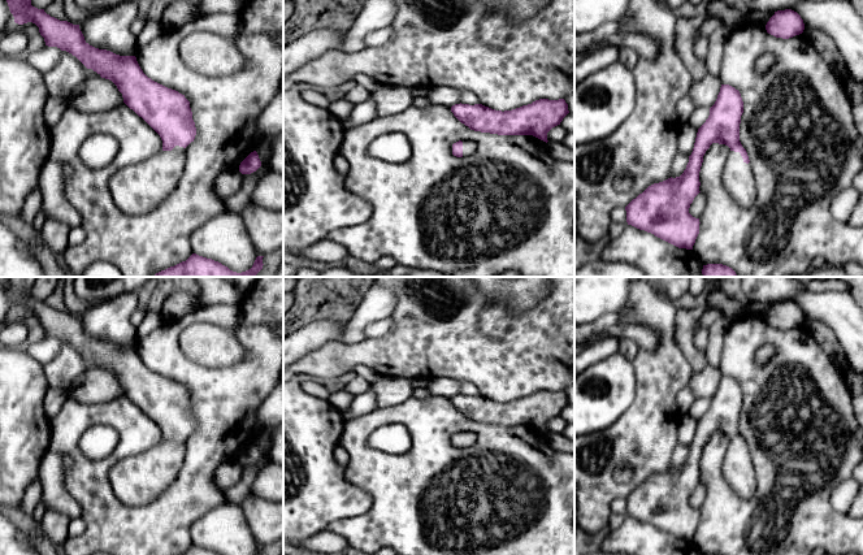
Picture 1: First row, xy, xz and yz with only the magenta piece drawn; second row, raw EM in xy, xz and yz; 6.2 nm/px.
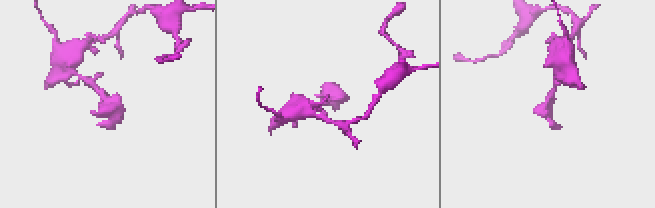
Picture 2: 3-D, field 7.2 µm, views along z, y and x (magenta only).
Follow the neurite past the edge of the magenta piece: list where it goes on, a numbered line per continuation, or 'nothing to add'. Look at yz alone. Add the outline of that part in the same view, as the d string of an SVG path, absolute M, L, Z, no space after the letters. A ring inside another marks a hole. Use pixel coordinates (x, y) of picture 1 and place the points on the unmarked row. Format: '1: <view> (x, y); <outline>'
1: yz (738, 471); M730 442L723 467L728 485L742 498L751 498L756 491L755 469L751 455L746 455L740 443Z

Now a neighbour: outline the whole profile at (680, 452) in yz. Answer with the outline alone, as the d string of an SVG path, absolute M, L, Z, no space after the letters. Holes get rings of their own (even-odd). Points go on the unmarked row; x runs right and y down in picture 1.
M677 443L677 446L673 450L671 468L672 469L680 468L686 460L688 454L689 454L689 447L685 445Z

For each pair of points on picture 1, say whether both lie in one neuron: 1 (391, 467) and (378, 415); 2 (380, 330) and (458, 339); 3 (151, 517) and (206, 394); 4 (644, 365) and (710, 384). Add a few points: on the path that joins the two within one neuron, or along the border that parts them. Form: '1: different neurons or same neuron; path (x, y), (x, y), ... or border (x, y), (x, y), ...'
1: same neuron; path (376, 460), (363, 447), (363, 430)
2: different neurons; border (393, 317), (393, 328), (387, 333), (365, 338)
3: same neuron; path (182, 490), (200, 472), (206, 425)
4: different neurons; border (693, 373), (686, 384)

